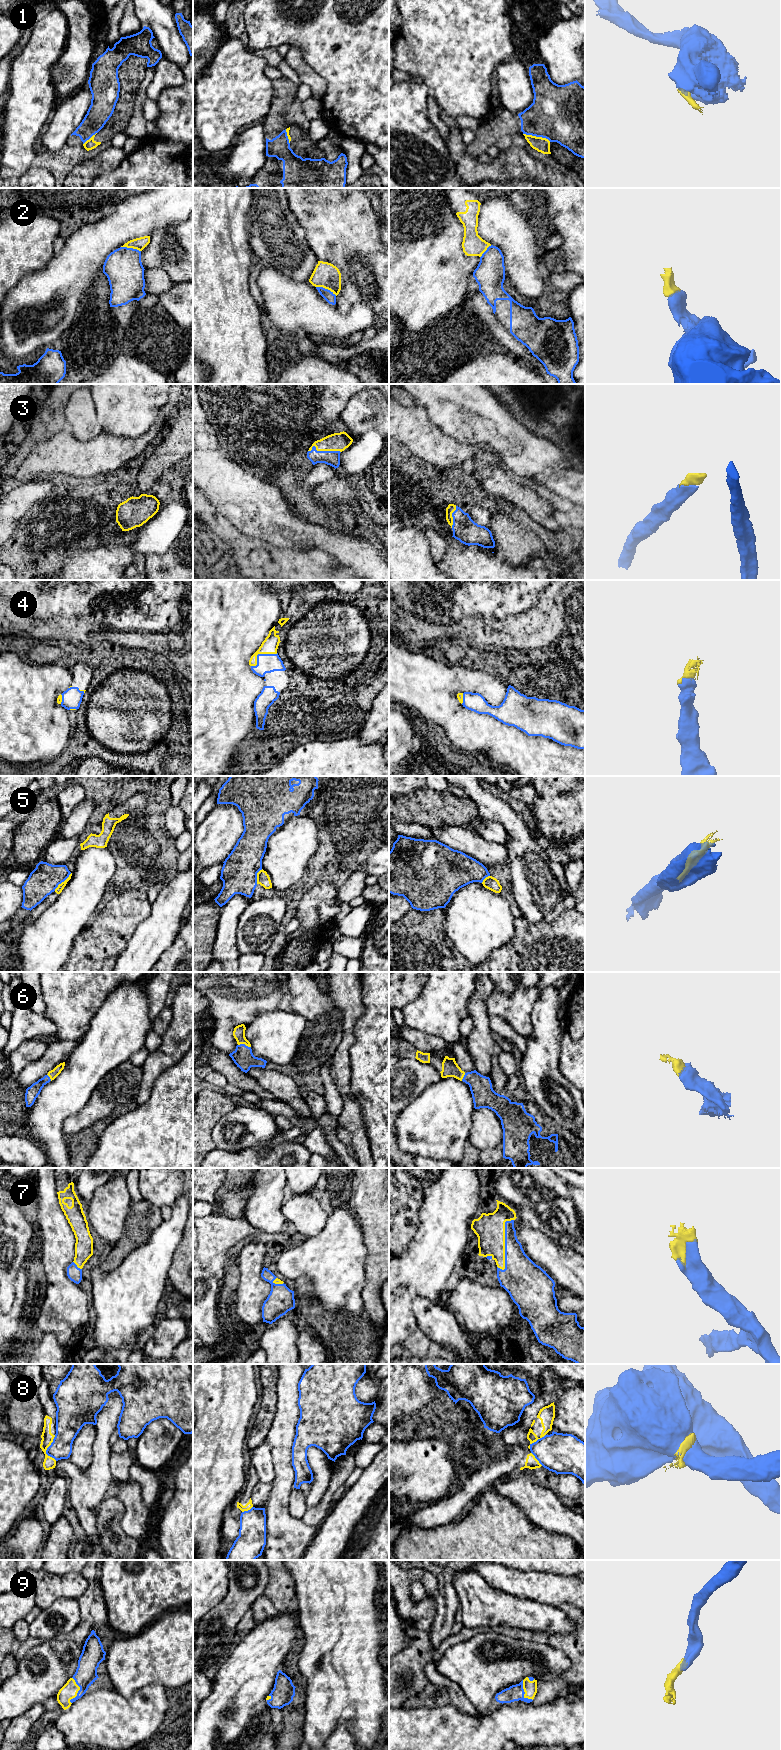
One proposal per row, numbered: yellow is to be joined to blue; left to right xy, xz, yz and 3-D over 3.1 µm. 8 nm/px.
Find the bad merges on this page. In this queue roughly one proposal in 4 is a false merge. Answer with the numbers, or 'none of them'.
1, 5, 8

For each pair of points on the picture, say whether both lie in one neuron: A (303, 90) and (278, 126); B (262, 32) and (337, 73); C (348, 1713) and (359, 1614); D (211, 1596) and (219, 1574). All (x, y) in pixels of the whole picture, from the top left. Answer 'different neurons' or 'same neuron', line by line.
A: different neurons
B: same neuron
C: different neurons
D: same neuron

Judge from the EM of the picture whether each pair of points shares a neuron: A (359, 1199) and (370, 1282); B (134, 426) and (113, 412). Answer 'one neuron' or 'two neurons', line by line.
A: one neuron
B: one neuron

